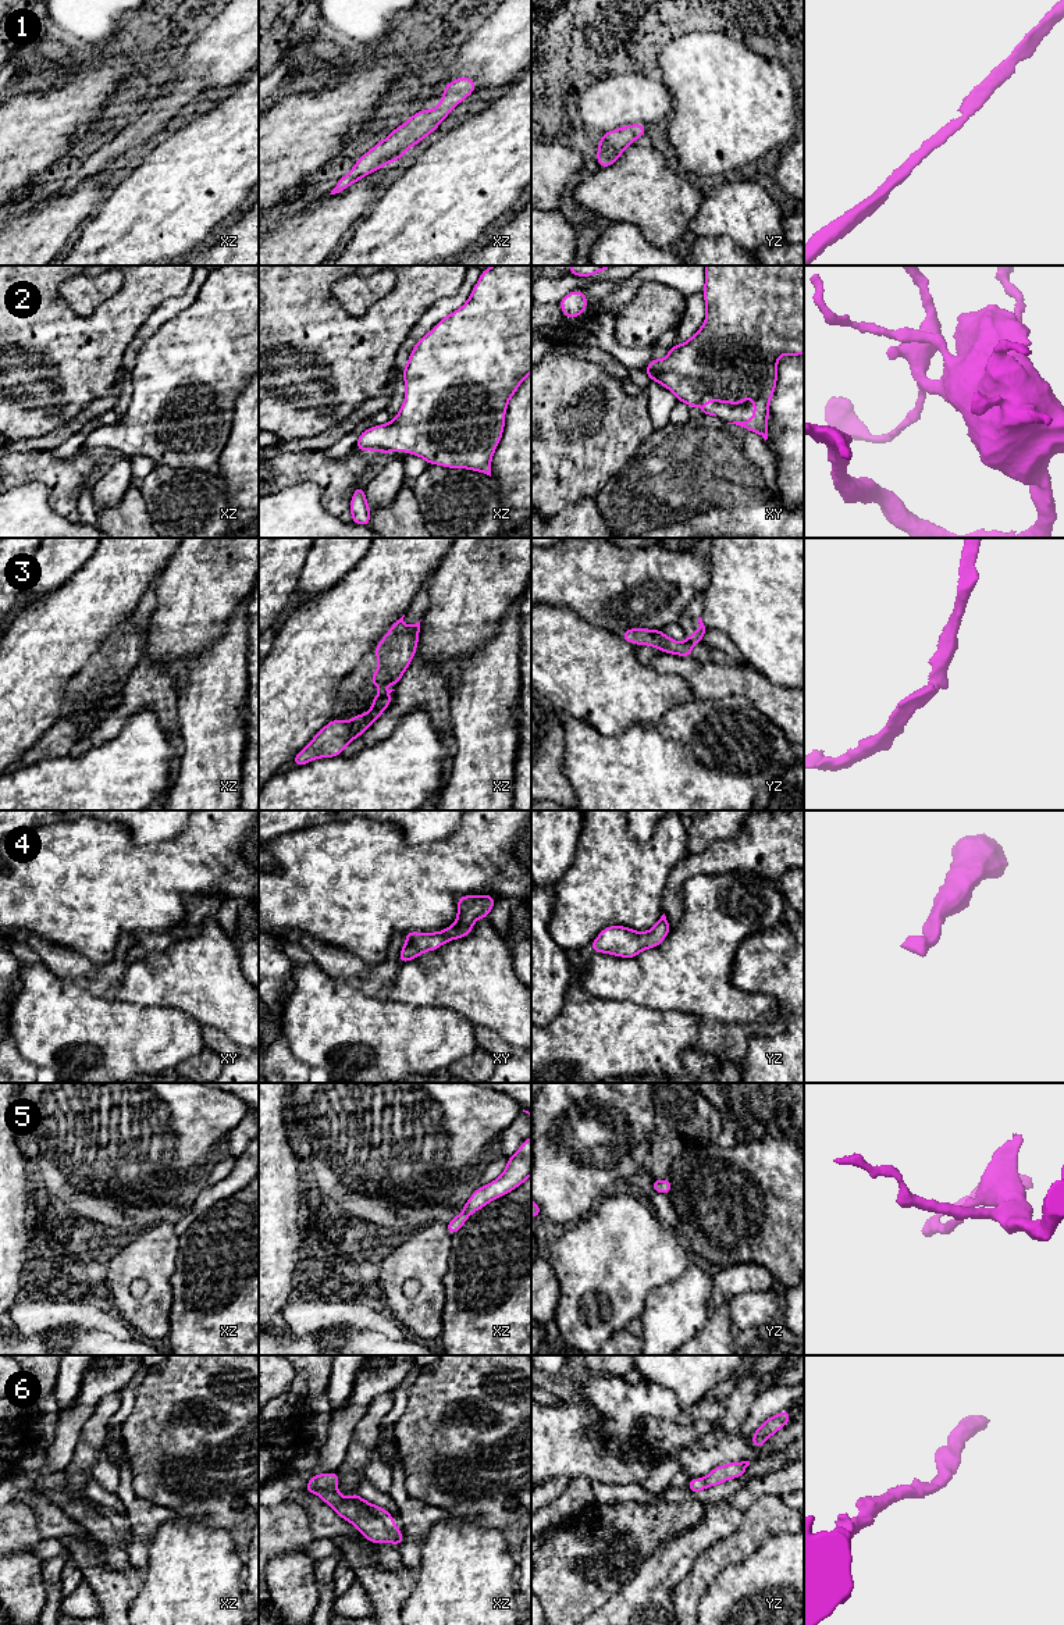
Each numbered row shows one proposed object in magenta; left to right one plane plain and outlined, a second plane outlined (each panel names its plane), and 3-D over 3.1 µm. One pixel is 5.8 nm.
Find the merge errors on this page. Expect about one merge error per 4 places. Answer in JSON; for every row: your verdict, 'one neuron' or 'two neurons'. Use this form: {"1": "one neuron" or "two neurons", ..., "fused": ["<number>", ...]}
{"1": "one neuron", "2": "one neuron", "3": "two neurons", "4": "one neuron", "5": "one neuron", "6": "one neuron", "fused": ["3"]}

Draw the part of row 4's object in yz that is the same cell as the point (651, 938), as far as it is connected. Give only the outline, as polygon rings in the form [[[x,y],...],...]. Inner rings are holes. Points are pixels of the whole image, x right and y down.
[[[663,913],[656,924],[645,933],[624,926],[609,926],[591,942],[591,948],[594,952],[634,958],[643,949],[658,947],[669,931],[669,920]]]

